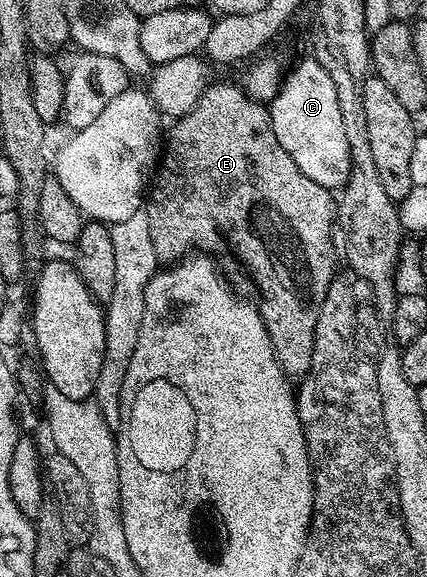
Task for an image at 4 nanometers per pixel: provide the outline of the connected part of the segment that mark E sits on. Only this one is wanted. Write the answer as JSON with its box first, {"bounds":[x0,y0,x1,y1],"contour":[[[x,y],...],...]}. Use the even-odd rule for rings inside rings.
{"bounds":[145,82,337,377],"contour":[[[212,82],[201,93],[200,100],[193,106],[193,109],[184,116],[176,118],[171,125],[171,132],[168,135],[166,132],[165,135],[161,162],[154,172],[153,182],[150,184],[149,194],[145,199],[149,235],[153,237],[153,249],[157,253],[160,264],[174,264],[188,253],[194,252],[195,246],[199,246],[200,252],[210,253],[220,260],[235,258],[247,270],[247,279],[251,282],[252,289],[255,290],[254,302],[258,306],[260,317],[265,321],[265,329],[269,333],[269,341],[273,345],[281,369],[288,377],[306,375],[307,370],[311,368],[313,341],[317,333],[321,304],[325,302],[325,293],[329,293],[329,285],[337,277],[337,271],[335,271],[335,251],[337,255],[336,196],[328,188],[317,185],[317,181],[305,177],[305,173],[301,173],[301,169],[297,169],[297,161],[293,161],[293,157],[289,157],[289,153],[285,153],[285,149],[281,149],[281,141],[277,141],[277,133],[273,133],[270,110],[262,102],[247,94],[242,86],[234,87],[231,83]]]}

